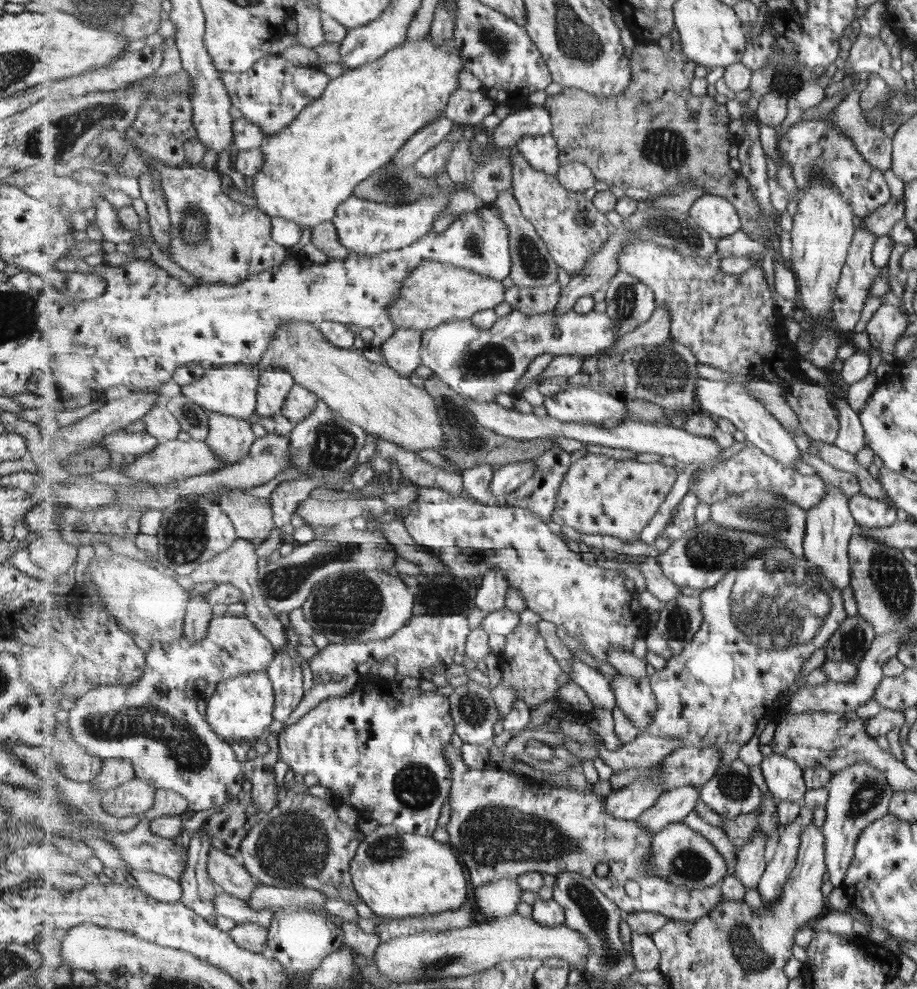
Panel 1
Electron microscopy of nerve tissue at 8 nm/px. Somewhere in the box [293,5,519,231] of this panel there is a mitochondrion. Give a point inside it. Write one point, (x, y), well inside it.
(393, 187)

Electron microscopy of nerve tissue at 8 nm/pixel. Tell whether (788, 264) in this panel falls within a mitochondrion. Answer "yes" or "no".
no

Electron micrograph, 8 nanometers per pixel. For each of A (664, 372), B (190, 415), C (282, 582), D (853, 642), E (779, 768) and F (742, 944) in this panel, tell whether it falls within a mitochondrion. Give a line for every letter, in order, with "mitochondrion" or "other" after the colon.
A: mitochondrion
B: mitochondrion
C: mitochondrion
D: mitochondrion
E: other
F: mitochondrion

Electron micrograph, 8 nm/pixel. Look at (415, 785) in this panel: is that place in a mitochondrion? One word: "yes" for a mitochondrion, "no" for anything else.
yes

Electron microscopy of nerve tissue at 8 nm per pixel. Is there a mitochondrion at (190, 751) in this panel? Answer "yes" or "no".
yes

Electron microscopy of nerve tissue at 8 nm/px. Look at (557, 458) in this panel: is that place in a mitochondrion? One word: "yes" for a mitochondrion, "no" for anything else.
no

